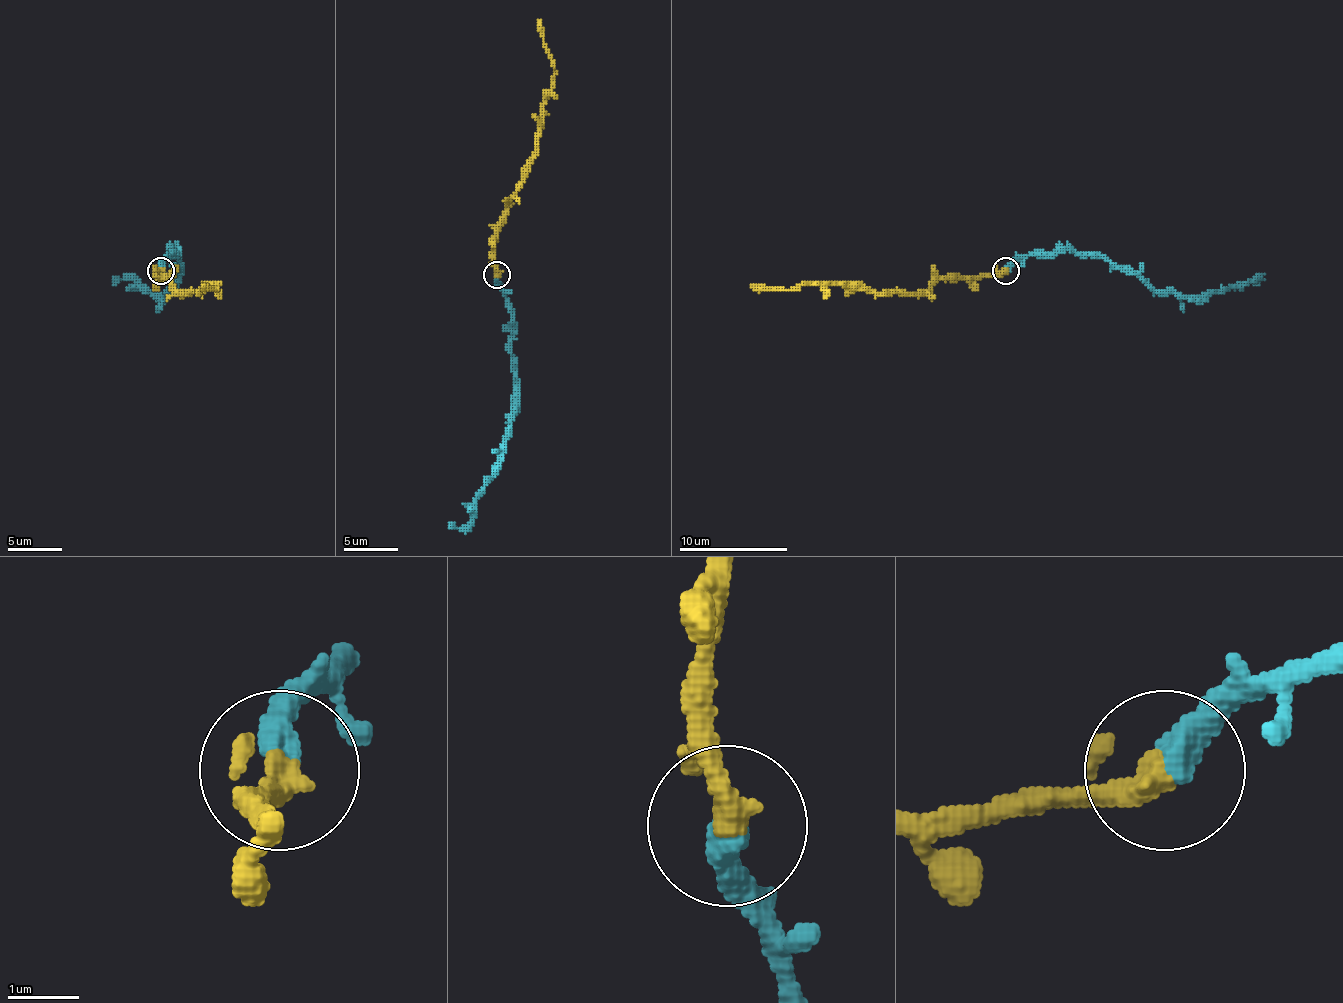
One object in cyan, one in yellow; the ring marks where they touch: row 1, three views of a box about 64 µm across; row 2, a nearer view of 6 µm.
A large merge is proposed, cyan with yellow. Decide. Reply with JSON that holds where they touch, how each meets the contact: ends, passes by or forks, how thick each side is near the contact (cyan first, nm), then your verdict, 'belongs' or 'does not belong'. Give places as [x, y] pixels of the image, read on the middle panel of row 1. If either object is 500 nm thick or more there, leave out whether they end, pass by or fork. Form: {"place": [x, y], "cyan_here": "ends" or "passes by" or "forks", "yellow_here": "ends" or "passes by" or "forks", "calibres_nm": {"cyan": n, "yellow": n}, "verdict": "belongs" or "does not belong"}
{"place": [497, 274], "cyan_here": "ends", "yellow_here": "ends", "calibres_nm": {"cyan": 440, "yellow": 380}, "verdict": "belongs"}

